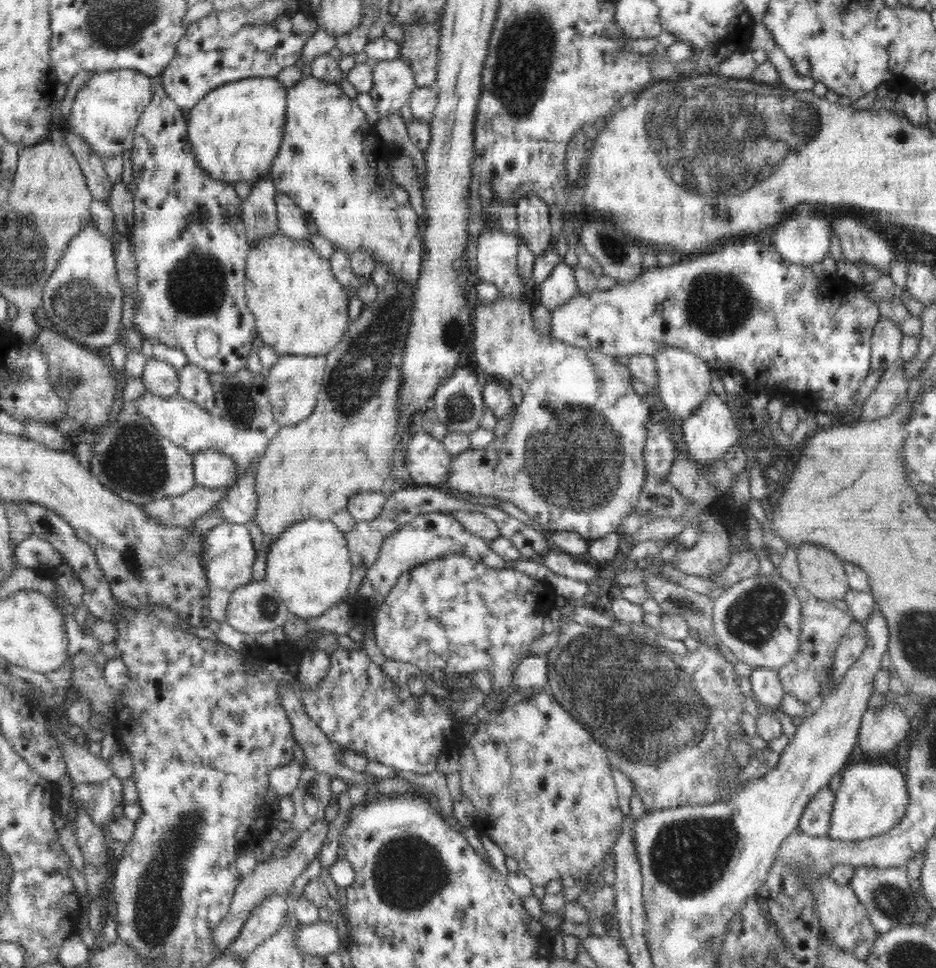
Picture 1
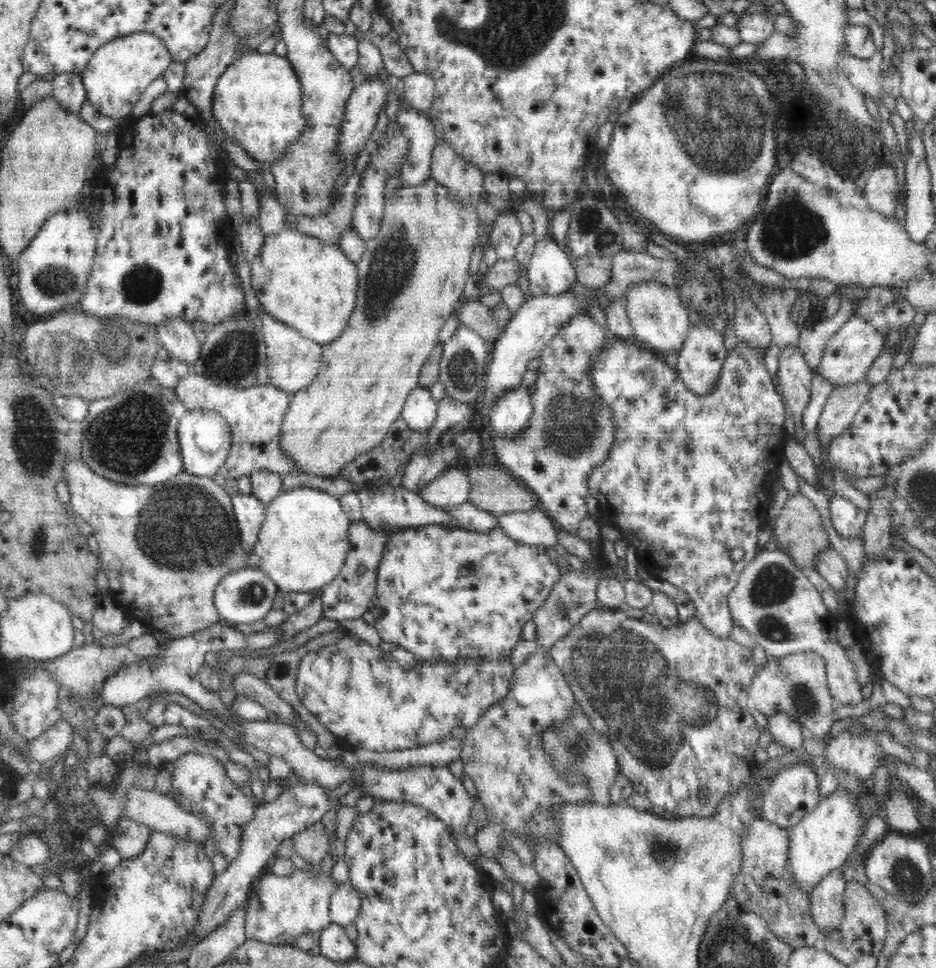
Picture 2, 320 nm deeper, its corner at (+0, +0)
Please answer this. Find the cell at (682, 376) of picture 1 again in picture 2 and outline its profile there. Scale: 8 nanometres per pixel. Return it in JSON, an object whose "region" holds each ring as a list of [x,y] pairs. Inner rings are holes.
{"region":[[[654,280],[640,281],[626,289],[623,303],[634,329],[636,346],[642,345],[662,357],[670,354],[672,350],[679,354],[691,325],[688,311],[682,305],[675,287],[667,287]]]}

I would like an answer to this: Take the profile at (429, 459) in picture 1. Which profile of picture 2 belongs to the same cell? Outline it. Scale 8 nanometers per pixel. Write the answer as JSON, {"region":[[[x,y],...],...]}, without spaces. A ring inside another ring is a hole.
{"region":[[[419,382],[406,398],[401,410],[401,416],[410,429],[426,434],[435,423],[438,413],[437,400],[432,397],[429,388],[424,388]]]}

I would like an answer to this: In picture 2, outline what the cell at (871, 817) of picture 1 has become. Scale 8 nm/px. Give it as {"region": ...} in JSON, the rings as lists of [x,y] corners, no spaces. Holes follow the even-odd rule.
{"region":[[[839,786],[833,793],[821,798],[814,810],[807,812],[798,824],[789,826],[787,863],[792,868],[793,886],[811,894],[814,887],[830,872],[842,867],[866,830],[866,818],[856,805],[856,797]]]}

